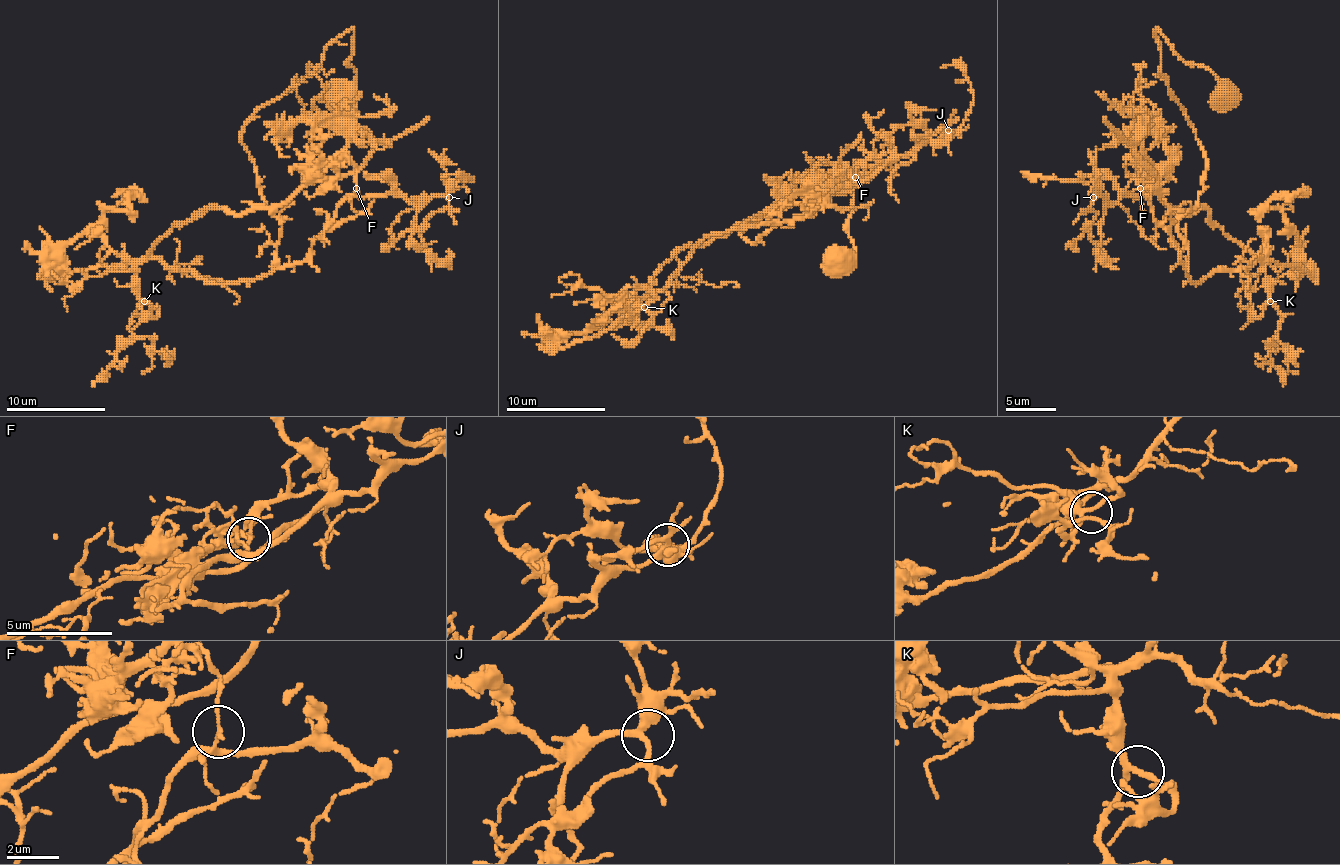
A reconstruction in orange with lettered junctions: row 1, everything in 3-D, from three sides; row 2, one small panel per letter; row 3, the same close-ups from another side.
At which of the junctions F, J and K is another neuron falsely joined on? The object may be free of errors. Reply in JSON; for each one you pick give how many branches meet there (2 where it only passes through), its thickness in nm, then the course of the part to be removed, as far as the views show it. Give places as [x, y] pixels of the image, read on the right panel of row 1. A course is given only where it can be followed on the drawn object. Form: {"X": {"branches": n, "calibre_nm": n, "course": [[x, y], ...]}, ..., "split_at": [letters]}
{"F": {"branches": 3, "calibre_nm": 110, "course": [[1141, 189], [1133, 162], [1168, 204], [1206, 209], [1240, 246], [1310, 271], [1285, 219], [1298, 197]]}, "split_at": ["F"]}

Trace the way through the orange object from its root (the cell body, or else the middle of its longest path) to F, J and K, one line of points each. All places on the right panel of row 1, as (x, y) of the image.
F: (1223, 99), (1226, 87), (1156, 29), (1161, 72), (1206, 172), (1178, 216), (1133, 162), (1141, 189)
J: (1223, 99), (1156, 29), (1206, 154), (1203, 192), (1178, 216), (1133, 162), (1146, 197), (1093, 197)
K: (1223, 99), (1156, 29), (1206, 154), (1203, 192), (1178, 216), (1206, 209), (1265, 266), (1270, 301)

